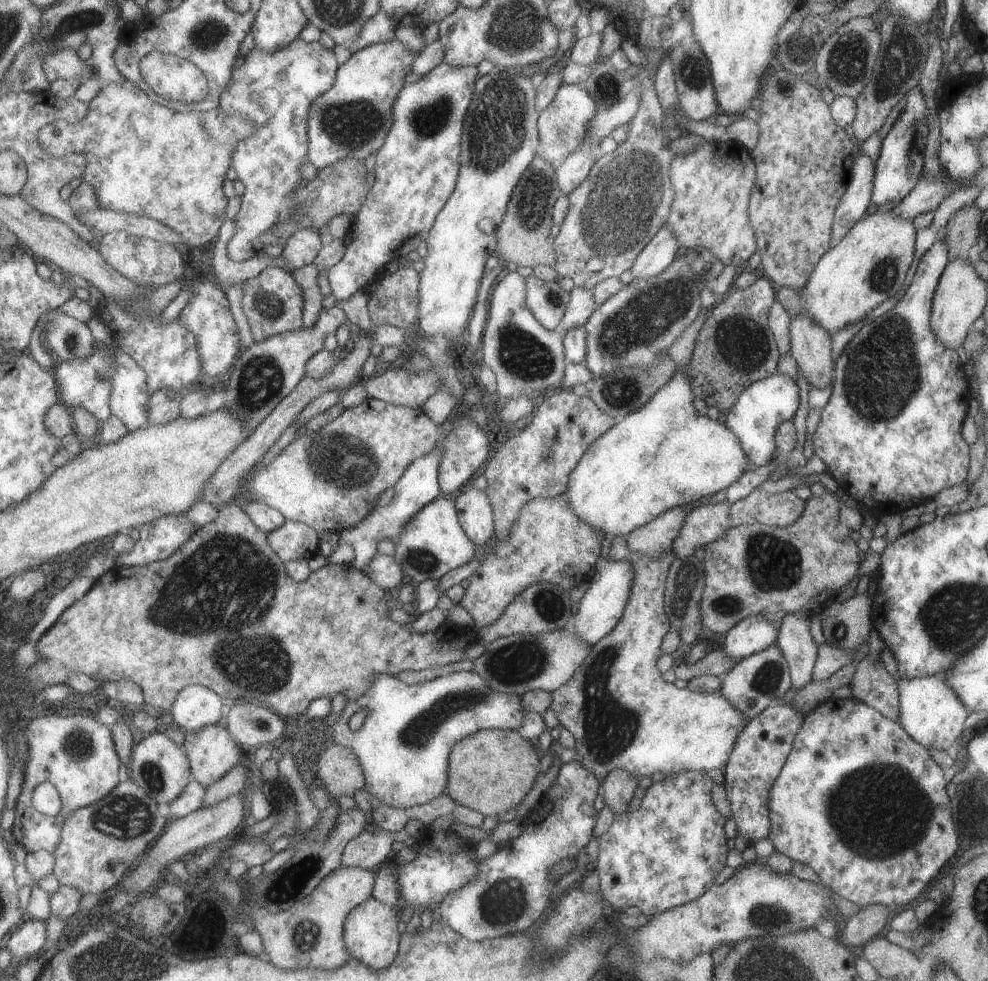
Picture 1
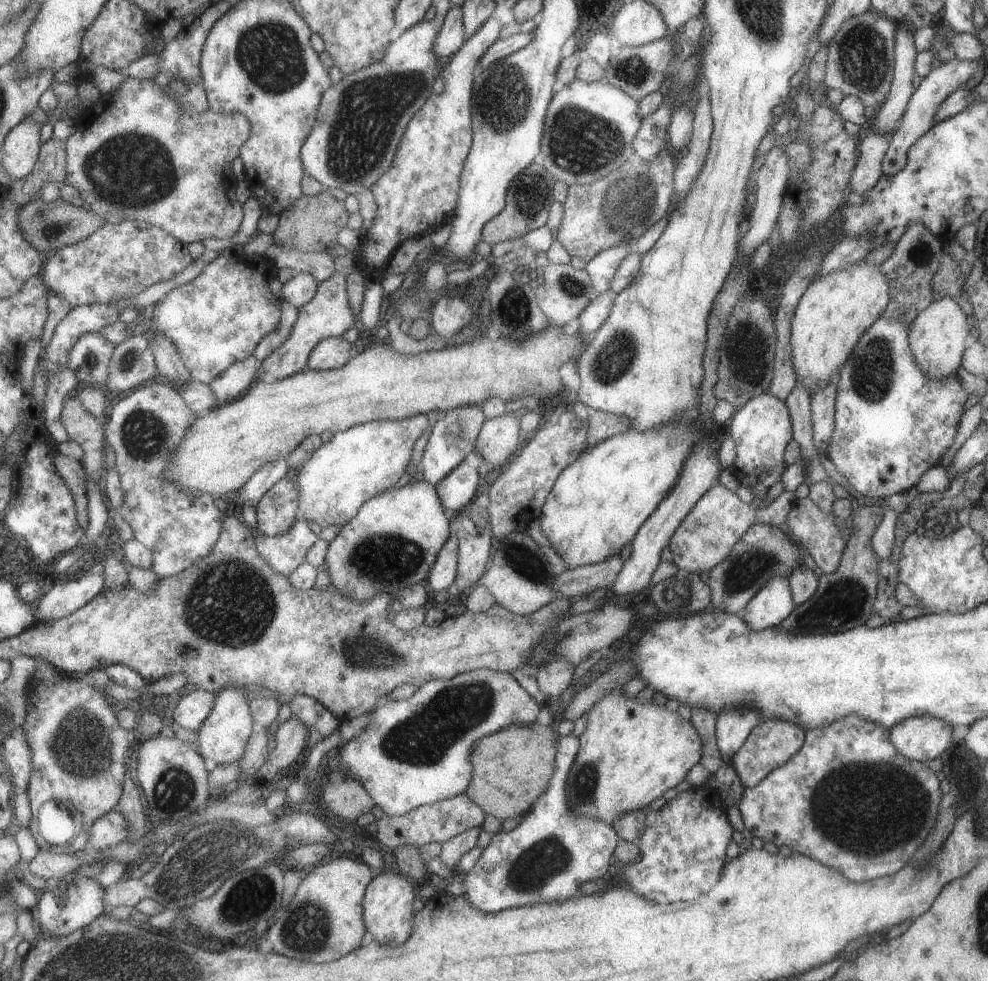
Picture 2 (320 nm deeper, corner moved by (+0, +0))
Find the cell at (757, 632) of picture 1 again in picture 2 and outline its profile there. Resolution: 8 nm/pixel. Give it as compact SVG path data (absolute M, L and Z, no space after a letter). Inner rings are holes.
M772 576L739 613L749 629L777 627L795 606L788 577Z

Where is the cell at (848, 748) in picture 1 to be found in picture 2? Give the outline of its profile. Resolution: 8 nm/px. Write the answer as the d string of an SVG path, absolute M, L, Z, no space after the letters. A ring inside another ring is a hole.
M850 714L837 719L835 722L804 731L803 744L796 754L788 758L787 762L784 762L781 766L773 769L757 784L752 787L744 787L736 807L740 812L744 828L747 828L753 837L759 837L764 842L769 840L777 848L787 846L793 853L804 854L816 861L819 860L823 865L839 870L847 880L863 882L871 880L871 878L895 874L903 868L905 863L910 862L913 852L923 844L924 838L930 833L935 824L941 796L939 781L937 781L935 773L926 767L926 763L912 761L900 755L891 744L886 728L859 718L856 714Z

